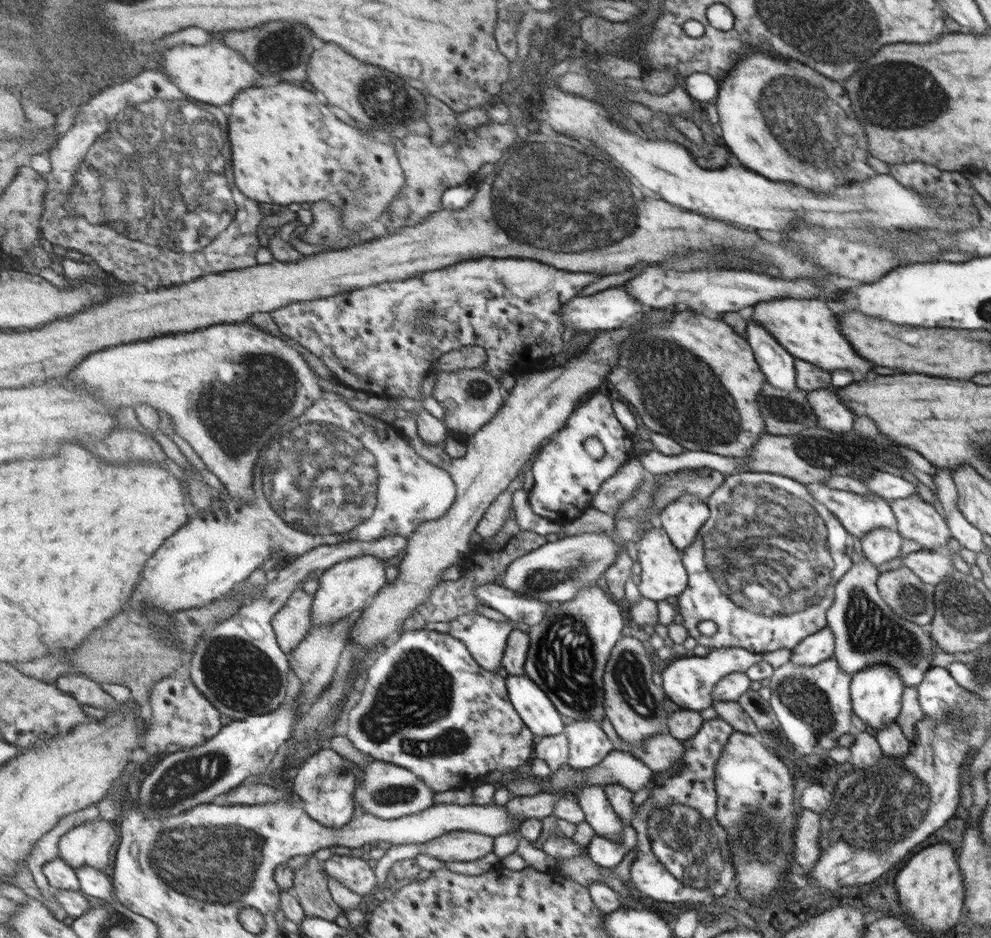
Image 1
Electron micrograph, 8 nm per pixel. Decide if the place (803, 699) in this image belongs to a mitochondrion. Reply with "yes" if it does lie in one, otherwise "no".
yes

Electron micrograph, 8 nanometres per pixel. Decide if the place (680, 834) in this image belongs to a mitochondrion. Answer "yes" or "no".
yes

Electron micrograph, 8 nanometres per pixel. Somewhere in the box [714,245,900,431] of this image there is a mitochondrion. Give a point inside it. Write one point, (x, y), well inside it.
(782, 409)

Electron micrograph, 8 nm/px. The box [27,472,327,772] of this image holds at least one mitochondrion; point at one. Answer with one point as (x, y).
(242, 676)

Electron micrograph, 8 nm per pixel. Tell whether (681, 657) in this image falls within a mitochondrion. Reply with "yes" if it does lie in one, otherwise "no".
no

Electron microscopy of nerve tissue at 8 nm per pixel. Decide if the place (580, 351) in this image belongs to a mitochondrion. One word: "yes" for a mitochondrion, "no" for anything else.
no

